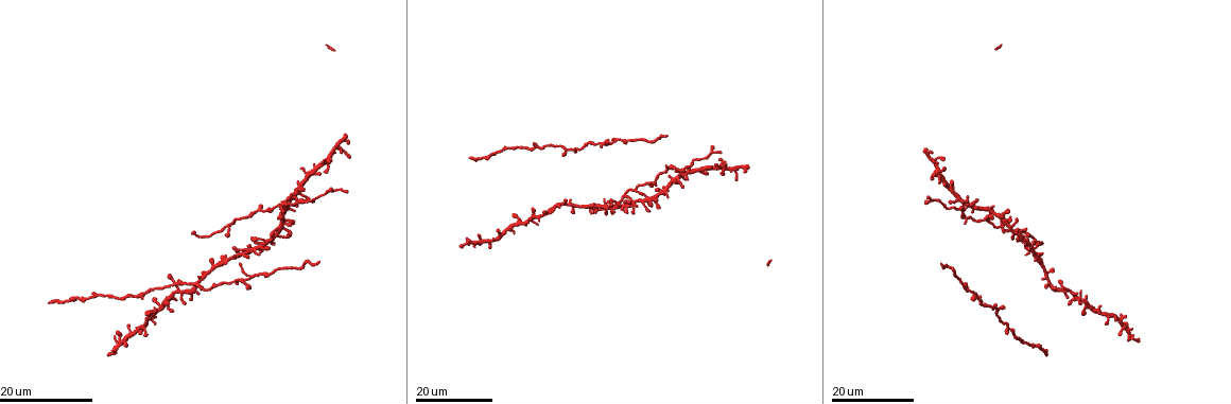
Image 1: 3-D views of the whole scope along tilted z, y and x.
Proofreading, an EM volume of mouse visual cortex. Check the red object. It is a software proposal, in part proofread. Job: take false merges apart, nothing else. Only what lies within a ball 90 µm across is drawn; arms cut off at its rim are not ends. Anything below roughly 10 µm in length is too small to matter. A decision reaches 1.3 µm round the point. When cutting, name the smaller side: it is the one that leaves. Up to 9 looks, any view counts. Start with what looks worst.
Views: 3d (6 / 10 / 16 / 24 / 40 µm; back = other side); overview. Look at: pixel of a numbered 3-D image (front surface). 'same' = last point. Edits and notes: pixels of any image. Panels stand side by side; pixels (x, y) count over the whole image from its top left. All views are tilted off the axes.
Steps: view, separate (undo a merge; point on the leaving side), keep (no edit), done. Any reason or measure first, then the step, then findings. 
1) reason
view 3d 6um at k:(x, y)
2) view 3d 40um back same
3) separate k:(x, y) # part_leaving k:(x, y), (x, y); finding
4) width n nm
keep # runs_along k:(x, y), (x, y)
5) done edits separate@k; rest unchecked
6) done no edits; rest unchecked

three-way junction
view 3d 16um at 1:(675, 168)

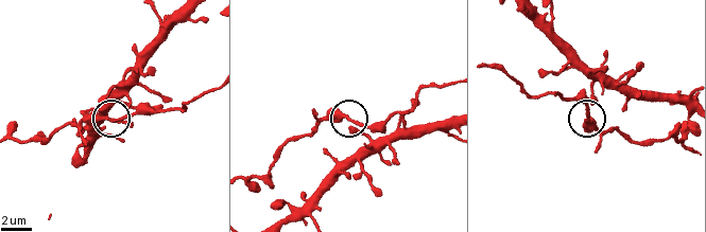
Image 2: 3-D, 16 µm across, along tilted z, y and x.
view 3d 10um at 2:(101, 116)

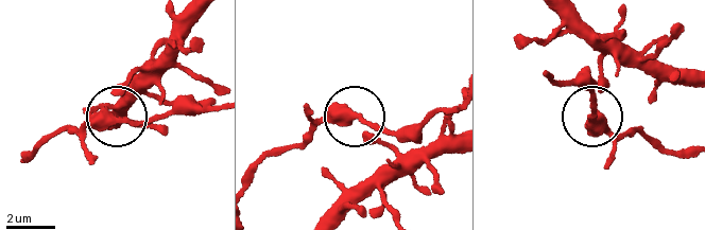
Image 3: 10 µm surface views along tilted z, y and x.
arms 3
keep # one neuron here

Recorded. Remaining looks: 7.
branch point
view 3d 16um at 1:(183, 283)

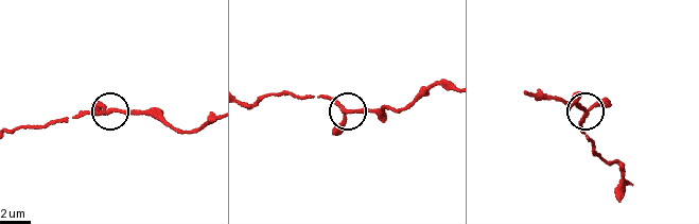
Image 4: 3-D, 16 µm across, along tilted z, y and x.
zoom in
view 3d 10um at 4:(104, 110)

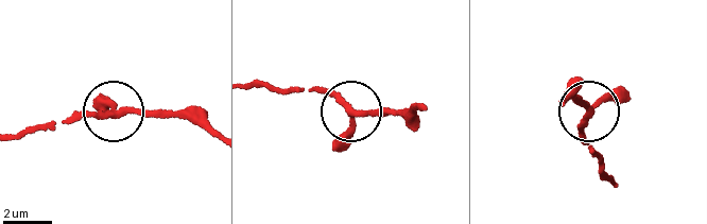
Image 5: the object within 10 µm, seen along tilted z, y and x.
width 220 nm
keep # all the same neuron

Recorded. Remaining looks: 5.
three arms meet
view 3d 24um at 1:(1047, 283)

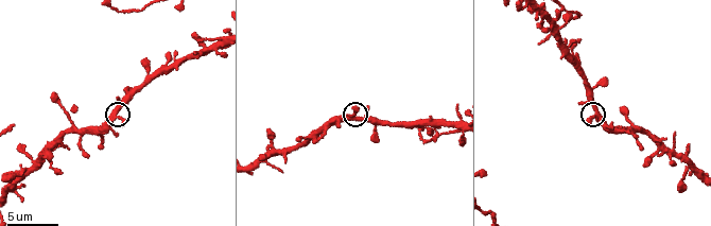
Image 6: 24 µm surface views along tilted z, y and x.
view 3d 6um at 6:(595, 116)

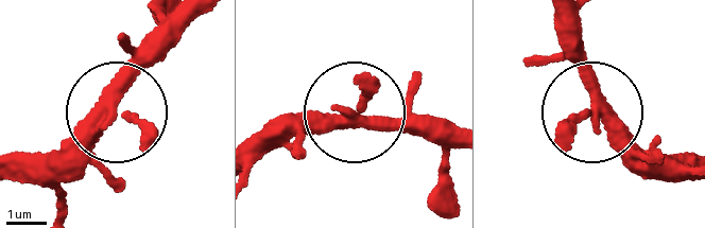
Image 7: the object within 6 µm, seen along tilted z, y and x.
arms 3
keep # runs_along 7:(445, 141), (354, 114), (261, 150); all the same neuron

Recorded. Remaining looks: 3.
two arms in line, one across
view 3d 24um at 1:(600, 144)

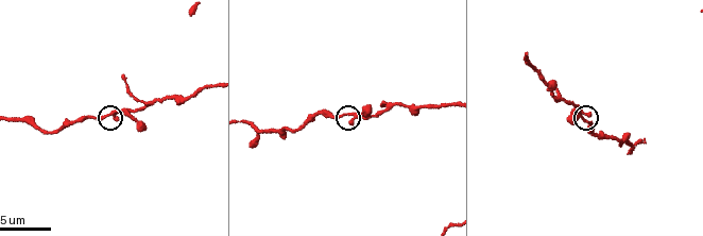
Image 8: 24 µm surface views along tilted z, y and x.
view 3d 10um at 8:(352, 113)

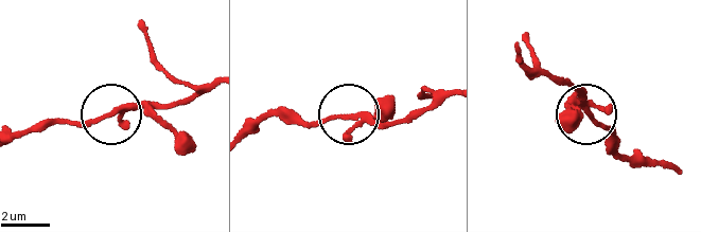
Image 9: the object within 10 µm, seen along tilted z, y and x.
arms 3
keep # all the same neuron

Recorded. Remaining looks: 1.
done no edits; rest unchecked

